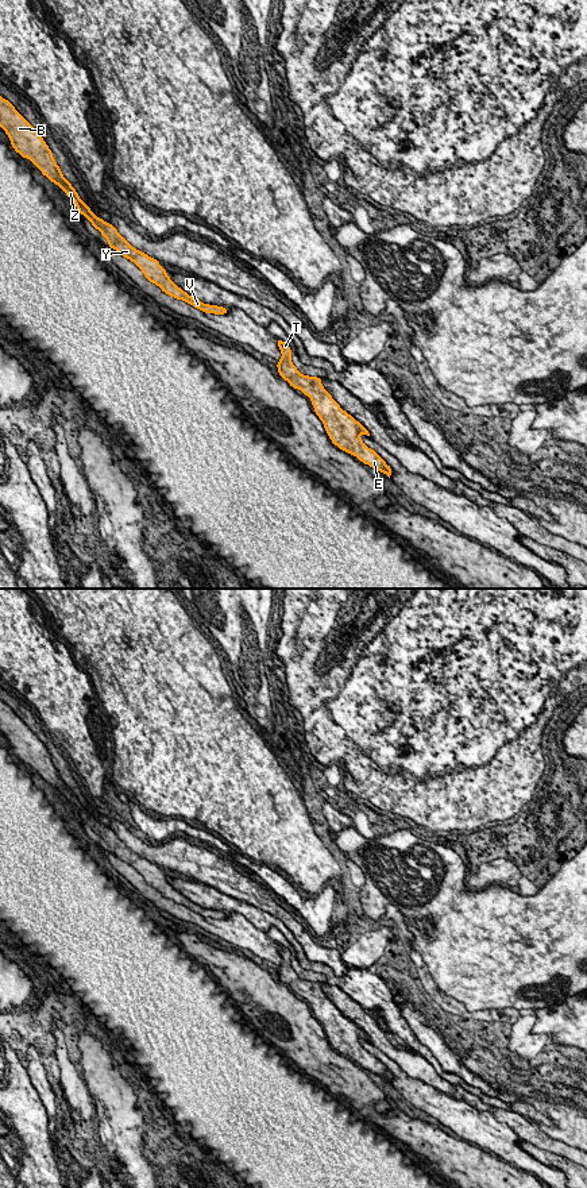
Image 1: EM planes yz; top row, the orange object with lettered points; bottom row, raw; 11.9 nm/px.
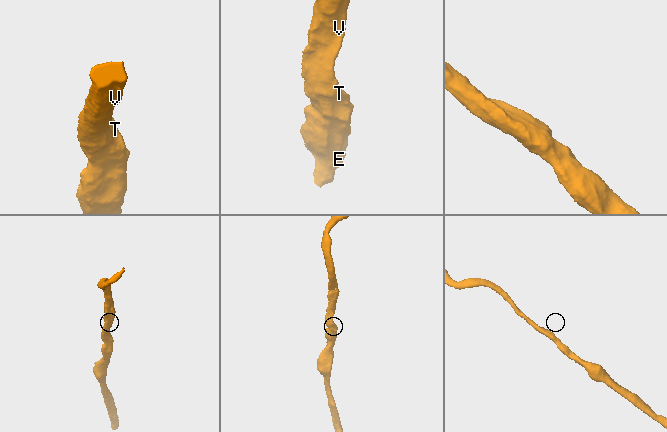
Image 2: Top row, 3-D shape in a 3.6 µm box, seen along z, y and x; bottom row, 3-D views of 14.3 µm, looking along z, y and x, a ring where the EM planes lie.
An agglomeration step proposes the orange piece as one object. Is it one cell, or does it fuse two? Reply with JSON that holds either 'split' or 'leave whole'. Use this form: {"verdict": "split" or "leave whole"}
{"verdict": "leave whole"}

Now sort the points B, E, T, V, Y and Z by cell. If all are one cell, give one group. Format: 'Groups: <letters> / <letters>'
Groups: B E T V Y Z

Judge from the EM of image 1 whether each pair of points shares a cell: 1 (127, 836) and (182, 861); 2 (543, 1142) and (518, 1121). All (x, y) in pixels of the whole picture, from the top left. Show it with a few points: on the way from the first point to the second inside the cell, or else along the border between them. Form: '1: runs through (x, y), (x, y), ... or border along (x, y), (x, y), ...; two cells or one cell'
1: runs through (141, 848), (155, 855), (169, 855); one cell
2: runs through (537, 1138), (524, 1126); one cell

